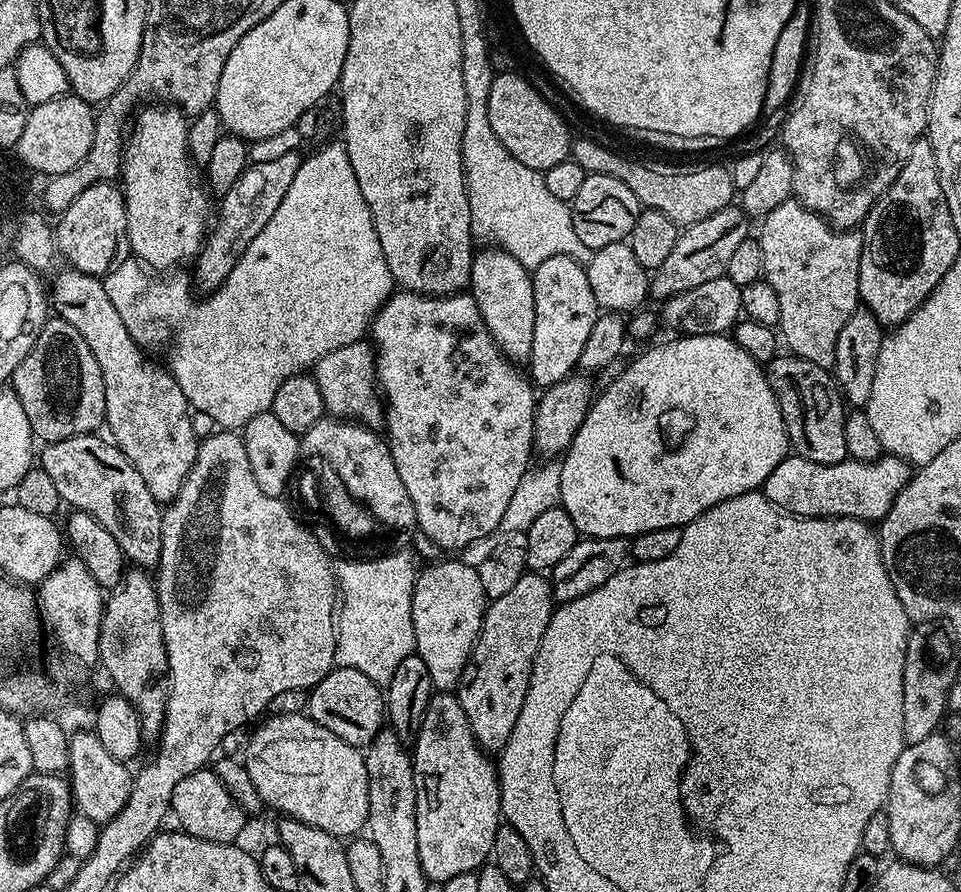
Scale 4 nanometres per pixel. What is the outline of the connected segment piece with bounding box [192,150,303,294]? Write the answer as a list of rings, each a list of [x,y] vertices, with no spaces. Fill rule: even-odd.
[[[294,150],[282,154],[275,161],[249,163],[248,168],[239,176],[238,182],[221,197],[216,226],[213,232],[211,229],[207,235],[204,247],[194,262],[196,270],[192,273],[192,282],[199,291],[202,290],[201,293],[214,292],[229,276],[238,258],[258,236],[259,231],[270,222],[275,210],[278,210],[279,203],[285,198],[295,175],[298,174],[302,160],[303,155]]]

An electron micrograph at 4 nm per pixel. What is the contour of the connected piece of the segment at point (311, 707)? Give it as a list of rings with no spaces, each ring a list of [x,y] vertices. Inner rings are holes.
[[[333,667],[308,692],[306,715],[314,722],[326,726],[330,734],[338,734],[342,742],[363,749],[386,724],[386,696],[381,685],[370,682],[362,670]]]

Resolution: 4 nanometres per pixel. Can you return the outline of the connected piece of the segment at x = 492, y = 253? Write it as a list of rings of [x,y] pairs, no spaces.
[[[484,246],[472,257],[470,294],[486,322],[486,330],[513,362],[527,362],[534,346],[534,286],[532,272],[522,266],[505,248]]]

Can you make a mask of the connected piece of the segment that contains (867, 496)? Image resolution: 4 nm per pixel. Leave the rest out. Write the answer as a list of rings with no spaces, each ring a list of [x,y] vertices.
[[[789,454],[774,466],[762,491],[774,506],[791,512],[793,516],[845,516],[879,522],[890,510],[892,499],[908,485],[909,479],[910,465],[897,456],[884,454],[872,464],[851,458],[837,464],[823,464]]]

